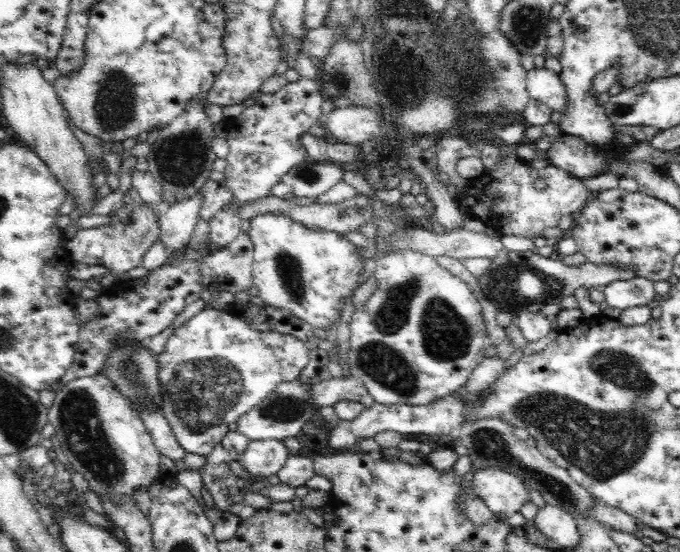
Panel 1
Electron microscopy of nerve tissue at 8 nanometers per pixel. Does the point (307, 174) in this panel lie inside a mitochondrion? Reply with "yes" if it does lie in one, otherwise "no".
yes

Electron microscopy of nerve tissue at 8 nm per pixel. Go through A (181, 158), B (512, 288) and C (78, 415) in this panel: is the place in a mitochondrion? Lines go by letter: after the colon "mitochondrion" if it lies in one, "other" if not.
A: mitochondrion
B: mitochondrion
C: mitochondrion

